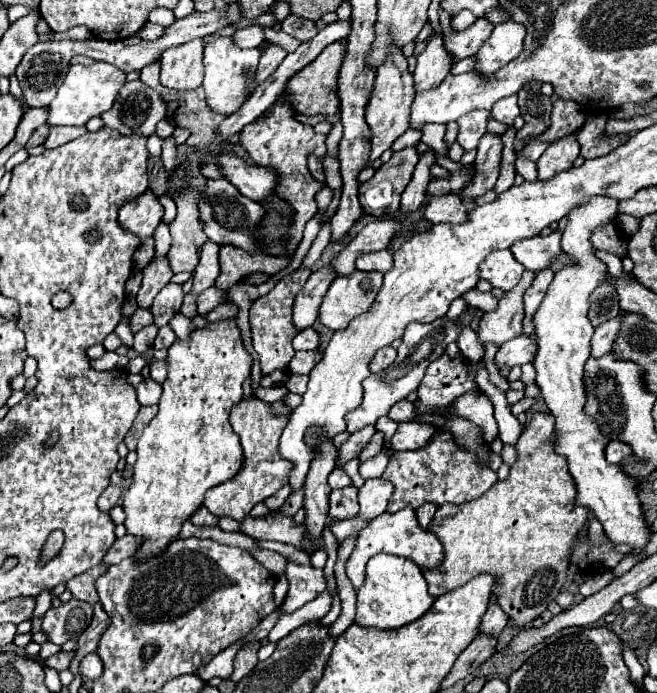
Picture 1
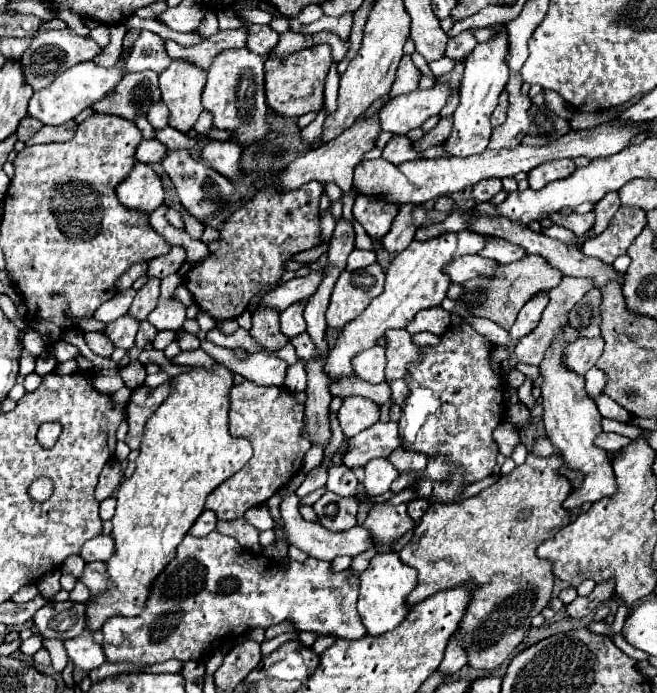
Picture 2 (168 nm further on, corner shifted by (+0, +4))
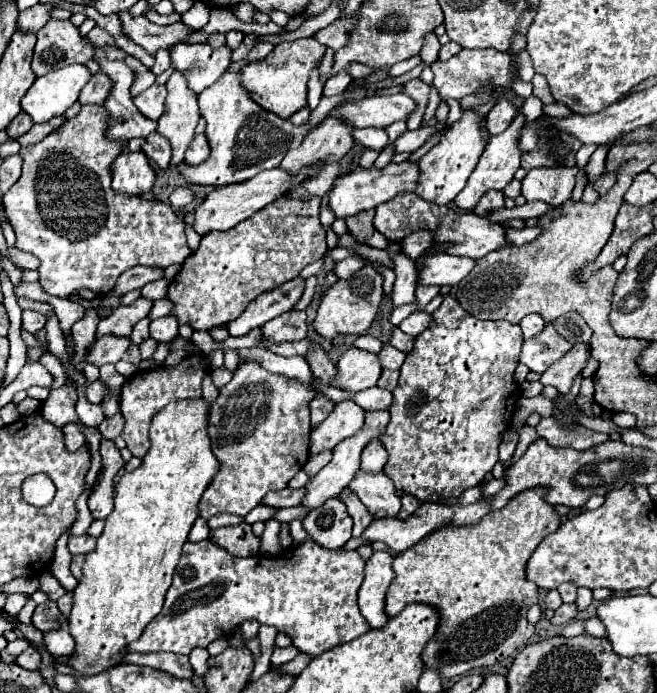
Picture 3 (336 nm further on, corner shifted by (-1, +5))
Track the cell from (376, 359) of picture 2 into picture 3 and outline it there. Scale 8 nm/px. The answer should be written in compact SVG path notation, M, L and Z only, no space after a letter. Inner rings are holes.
M349 348L337 362L339 374L333 380L333 386L343 390L367 390L373 388L383 372L377 354L361 350L361 348Z

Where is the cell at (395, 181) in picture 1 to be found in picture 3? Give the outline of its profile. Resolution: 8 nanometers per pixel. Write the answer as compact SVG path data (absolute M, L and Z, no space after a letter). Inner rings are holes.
M365 210L355 214L355 218L345 218L349 232L367 246L373 248L385 248L387 246L387 238L383 238L383 234L379 234L379 230L375 230L371 218L375 216L375 210Z

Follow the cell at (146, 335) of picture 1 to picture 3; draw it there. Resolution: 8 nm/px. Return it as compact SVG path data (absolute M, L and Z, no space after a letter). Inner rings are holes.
M143 318L135 328L133 328L133 332L131 332L131 340L133 340L133 344L141 344L143 340L147 340L149 338L149 318Z

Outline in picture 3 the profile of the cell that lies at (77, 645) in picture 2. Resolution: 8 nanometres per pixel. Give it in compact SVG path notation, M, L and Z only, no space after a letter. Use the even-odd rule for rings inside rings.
M53 630L45 634L45 646L55 656L71 656L75 652L75 640L67 630Z

